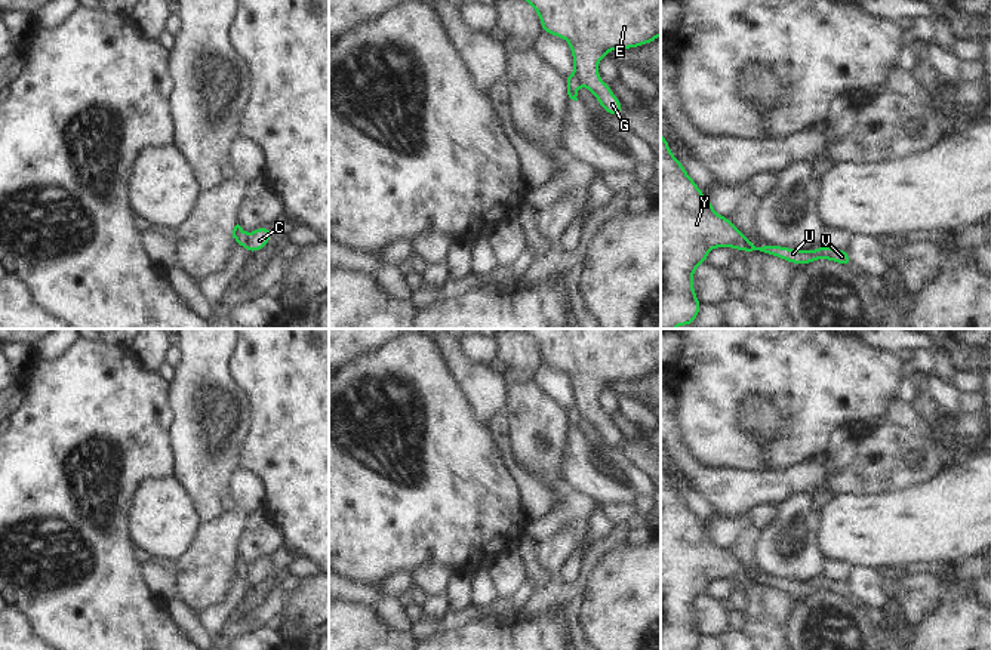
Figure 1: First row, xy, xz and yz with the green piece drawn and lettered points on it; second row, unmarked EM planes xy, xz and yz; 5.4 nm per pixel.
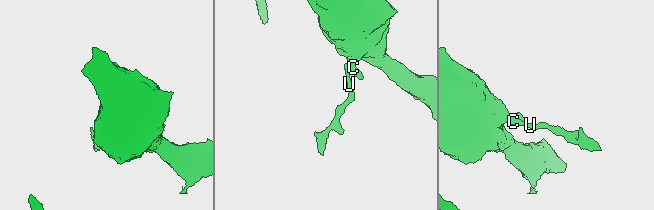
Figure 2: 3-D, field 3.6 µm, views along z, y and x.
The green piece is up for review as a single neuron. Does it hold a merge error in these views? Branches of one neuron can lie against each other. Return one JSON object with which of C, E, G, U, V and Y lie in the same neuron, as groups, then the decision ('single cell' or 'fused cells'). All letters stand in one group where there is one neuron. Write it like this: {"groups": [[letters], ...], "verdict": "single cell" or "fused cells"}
{"groups": [["C", "E", "G", "Y"], ["U", "V"]], "verdict": "fused cells"}

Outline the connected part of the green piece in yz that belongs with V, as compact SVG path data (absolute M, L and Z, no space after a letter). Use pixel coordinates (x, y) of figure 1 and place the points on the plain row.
M748 569L747 573L750 576L751 585L773 586L791 595L807 597L818 591L828 591L832 594L838 594L847 600L853 595L847 582L832 580L828 579L827 576L819 577L816 582L803 582L803 580L782 579L779 576L772 576L772 574L754 579Z

